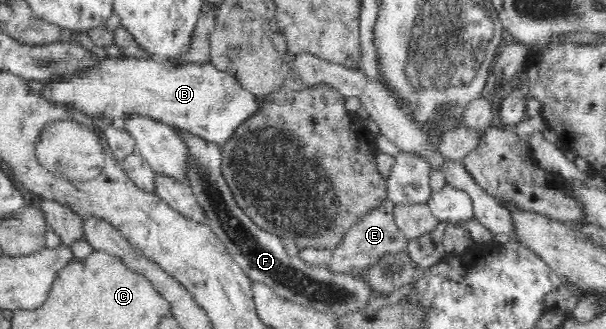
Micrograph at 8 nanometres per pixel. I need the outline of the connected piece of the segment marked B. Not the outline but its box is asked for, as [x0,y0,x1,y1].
[39,58,261,144]

